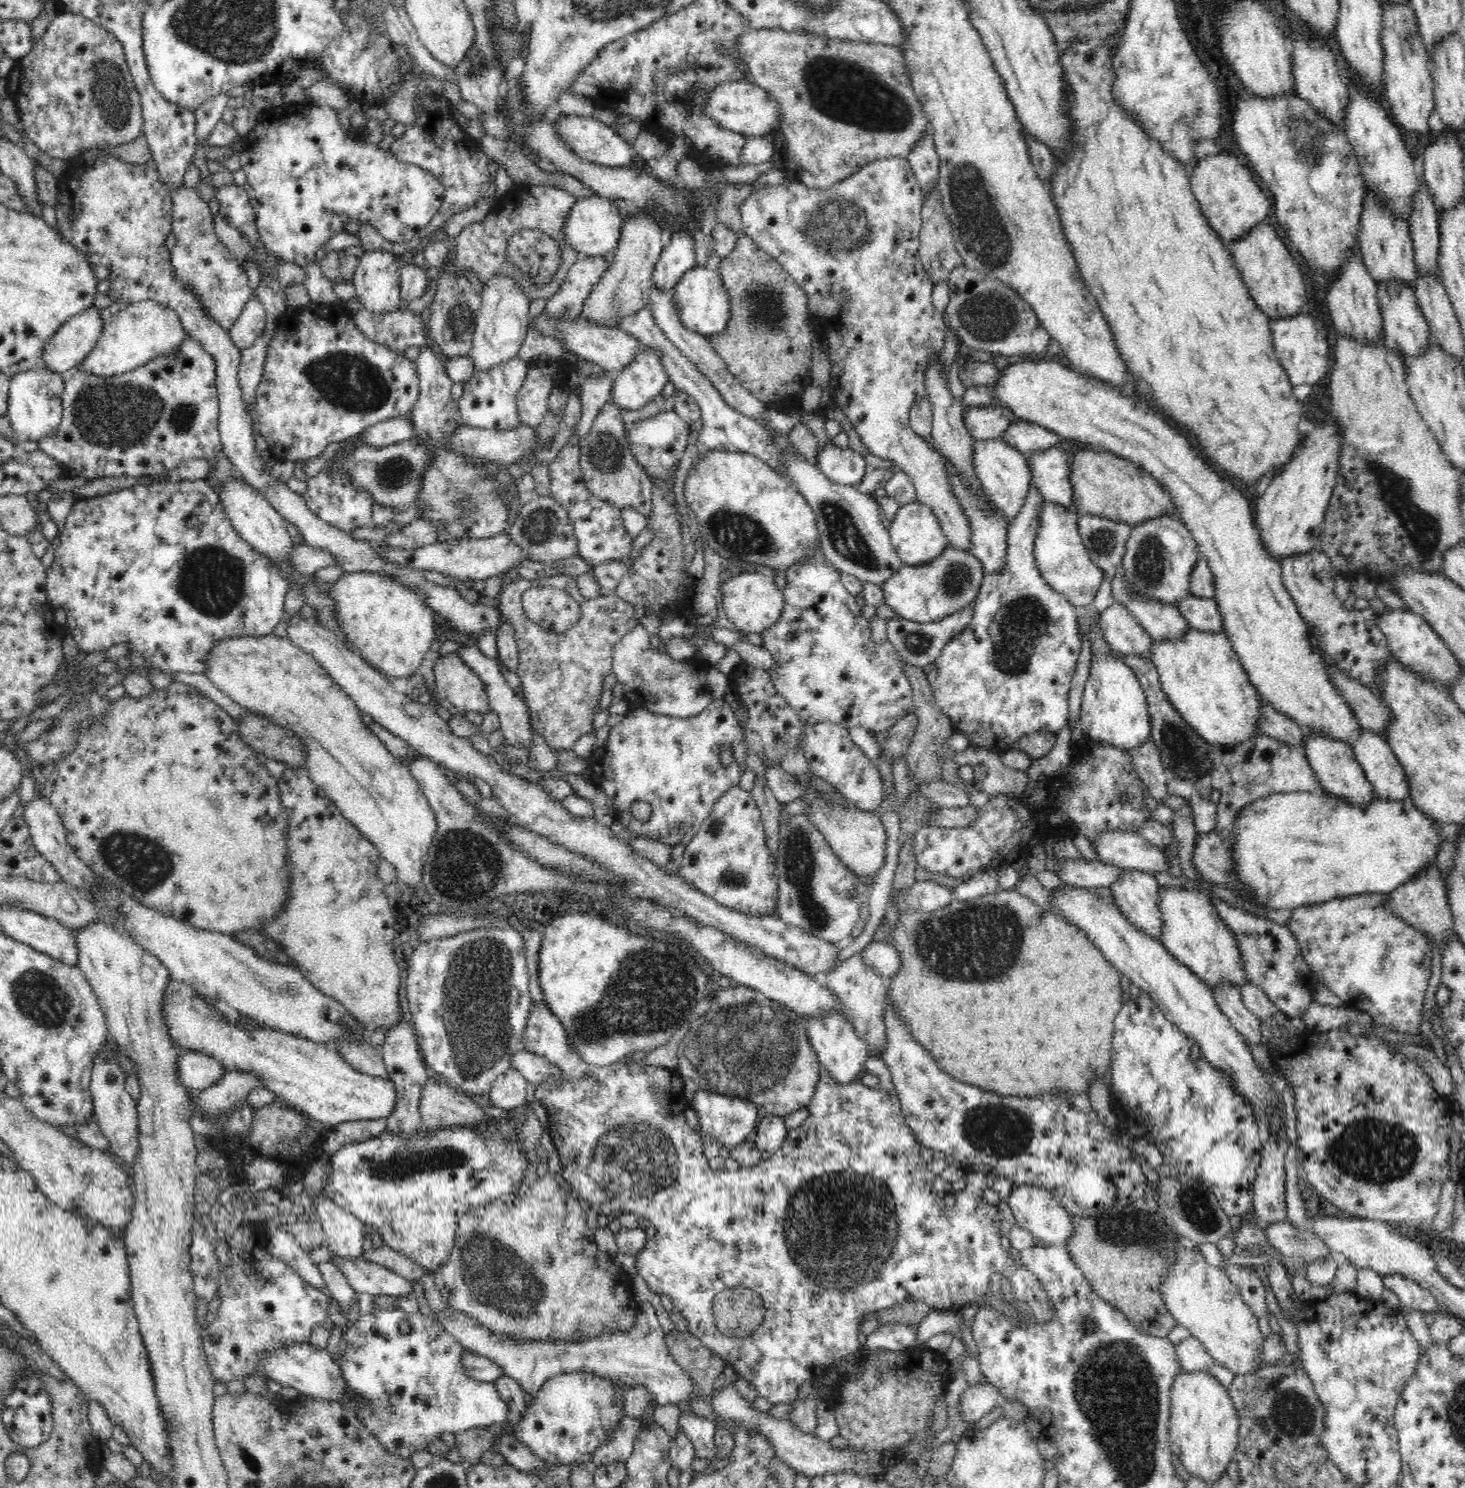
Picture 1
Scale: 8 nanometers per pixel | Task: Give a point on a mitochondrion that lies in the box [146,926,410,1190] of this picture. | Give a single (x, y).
(291, 991)

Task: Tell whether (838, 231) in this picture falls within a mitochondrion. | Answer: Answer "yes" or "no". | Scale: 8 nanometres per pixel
yes

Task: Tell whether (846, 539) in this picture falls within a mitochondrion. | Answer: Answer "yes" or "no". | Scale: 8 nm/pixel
yes

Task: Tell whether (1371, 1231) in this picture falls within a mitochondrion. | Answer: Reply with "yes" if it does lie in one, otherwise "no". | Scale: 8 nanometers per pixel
no

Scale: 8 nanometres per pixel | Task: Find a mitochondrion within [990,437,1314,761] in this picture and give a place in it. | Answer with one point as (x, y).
(1149, 560)

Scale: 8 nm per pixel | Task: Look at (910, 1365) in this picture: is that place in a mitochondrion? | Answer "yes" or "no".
yes

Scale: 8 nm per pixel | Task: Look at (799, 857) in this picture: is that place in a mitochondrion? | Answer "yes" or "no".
yes

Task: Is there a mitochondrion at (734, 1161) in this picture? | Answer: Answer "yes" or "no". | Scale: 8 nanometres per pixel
no

